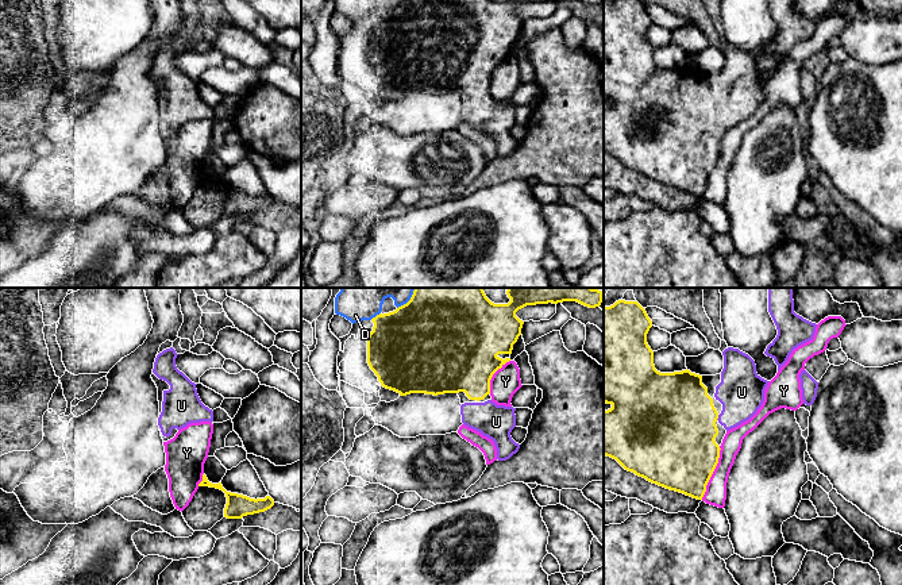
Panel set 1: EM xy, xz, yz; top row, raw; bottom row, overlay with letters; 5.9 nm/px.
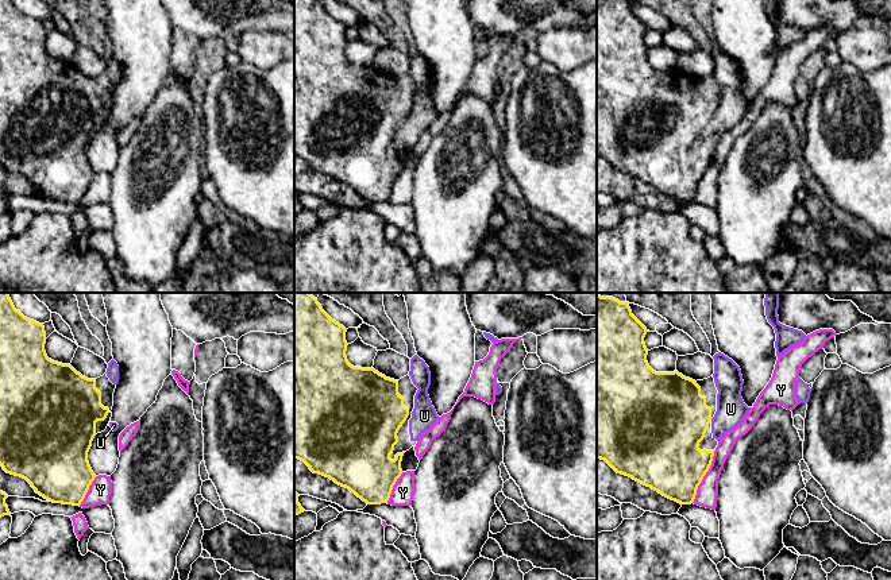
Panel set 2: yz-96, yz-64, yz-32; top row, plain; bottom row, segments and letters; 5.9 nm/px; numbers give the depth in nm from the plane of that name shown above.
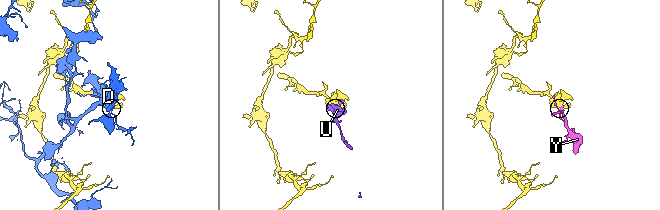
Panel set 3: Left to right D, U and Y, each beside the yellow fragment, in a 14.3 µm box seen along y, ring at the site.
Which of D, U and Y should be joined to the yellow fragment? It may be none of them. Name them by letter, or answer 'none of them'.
U

